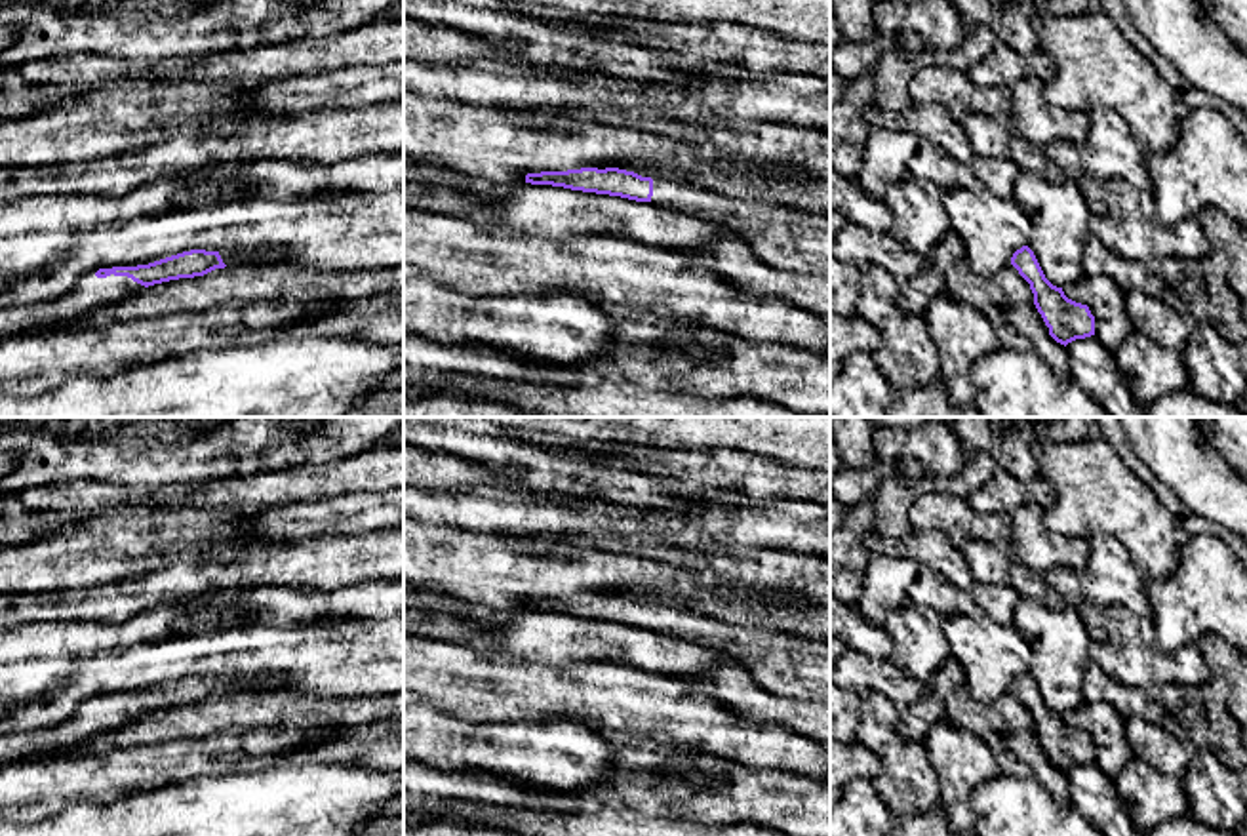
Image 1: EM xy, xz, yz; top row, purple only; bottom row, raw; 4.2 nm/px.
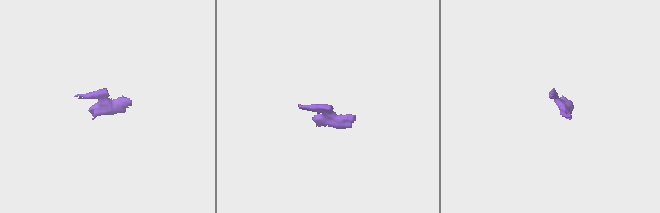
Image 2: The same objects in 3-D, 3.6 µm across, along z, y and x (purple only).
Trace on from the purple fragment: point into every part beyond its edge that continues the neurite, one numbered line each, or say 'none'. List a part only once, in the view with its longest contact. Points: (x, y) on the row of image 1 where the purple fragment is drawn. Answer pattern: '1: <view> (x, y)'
1: xy (90, 292)

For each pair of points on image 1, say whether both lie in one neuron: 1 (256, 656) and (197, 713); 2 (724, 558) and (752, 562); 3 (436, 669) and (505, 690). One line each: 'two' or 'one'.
1: two
2: one
3: one

